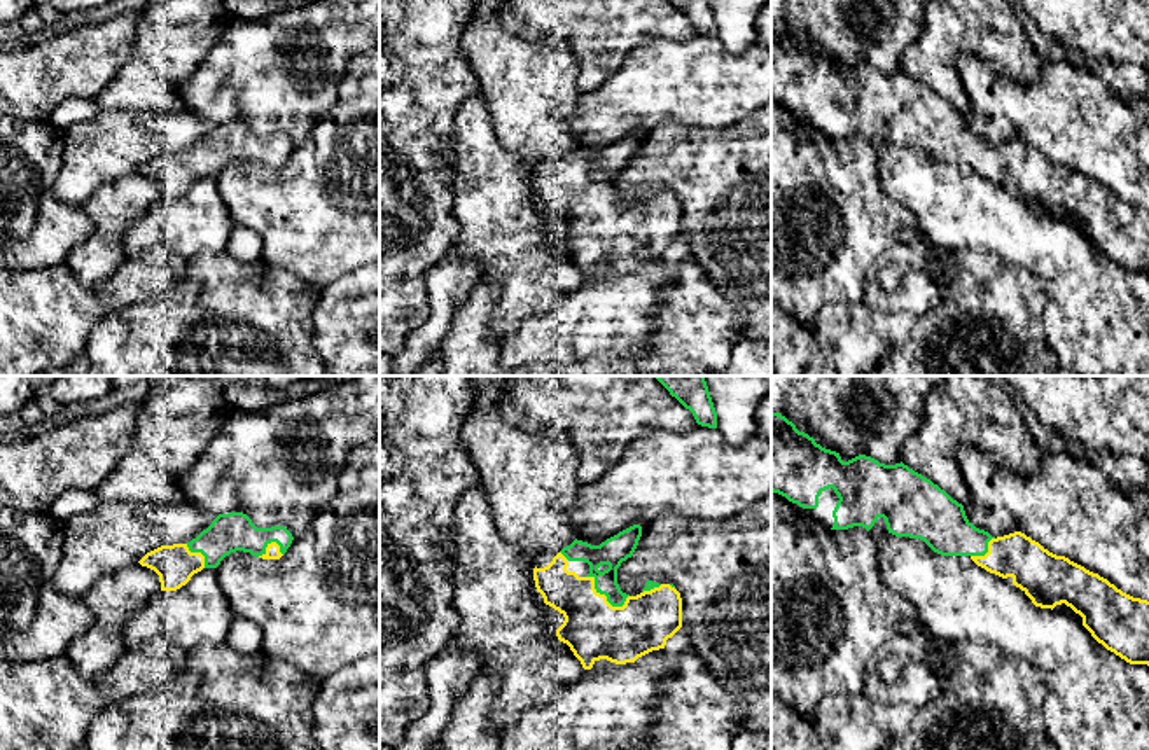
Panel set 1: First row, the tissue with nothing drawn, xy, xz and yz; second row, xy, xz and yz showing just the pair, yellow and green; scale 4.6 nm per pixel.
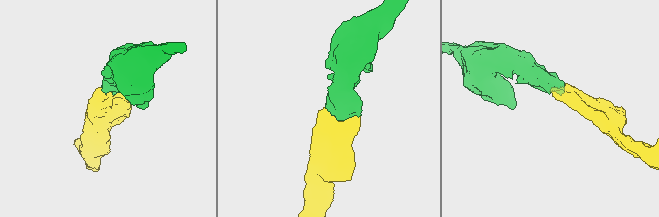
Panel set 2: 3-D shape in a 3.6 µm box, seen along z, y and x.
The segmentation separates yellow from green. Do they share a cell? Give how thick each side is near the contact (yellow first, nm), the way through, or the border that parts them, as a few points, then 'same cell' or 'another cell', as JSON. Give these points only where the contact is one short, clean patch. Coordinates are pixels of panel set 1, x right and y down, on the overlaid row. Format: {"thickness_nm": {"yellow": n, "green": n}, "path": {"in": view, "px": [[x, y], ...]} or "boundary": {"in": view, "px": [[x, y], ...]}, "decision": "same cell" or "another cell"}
{"thickness_nm": {"yellow": 280, "green": 130}, "decision": "same cell"}

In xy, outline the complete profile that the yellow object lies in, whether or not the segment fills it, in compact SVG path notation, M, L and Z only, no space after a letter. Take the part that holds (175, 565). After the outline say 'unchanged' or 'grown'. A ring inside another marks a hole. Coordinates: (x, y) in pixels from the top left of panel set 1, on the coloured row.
M243 512L219 514L187 544L161 545L138 563L159 575L161 591L177 591L203 568L217 568L231 552L280 559L294 537L285 526L257 528Z; grown

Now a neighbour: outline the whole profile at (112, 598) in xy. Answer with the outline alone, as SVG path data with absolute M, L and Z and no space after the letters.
M140 563L98 579L82 596L94 622L73 638L65 657L86 678L105 673L126 650L124 629L129 615L159 591L159 575Z

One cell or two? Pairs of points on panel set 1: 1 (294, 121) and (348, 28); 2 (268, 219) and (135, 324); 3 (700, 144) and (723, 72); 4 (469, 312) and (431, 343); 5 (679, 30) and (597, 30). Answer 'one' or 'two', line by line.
1: one
2: two
3: two
4: two
5: one

